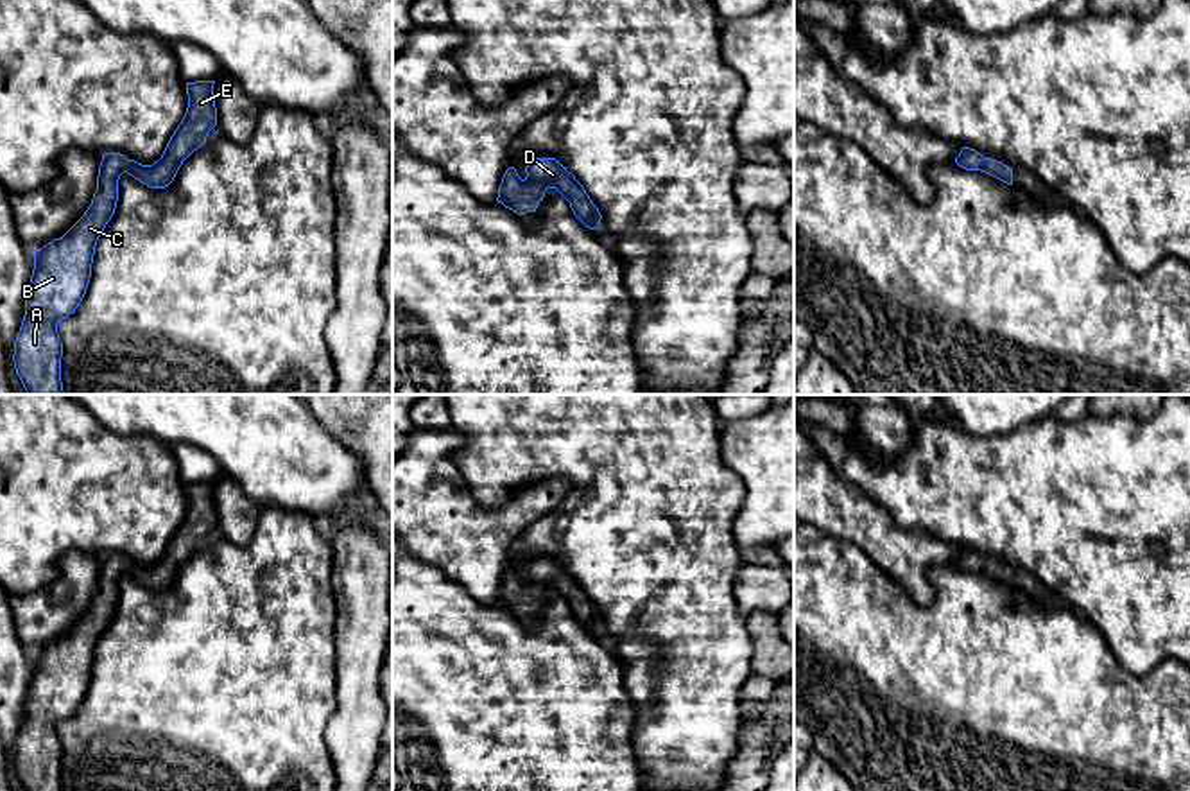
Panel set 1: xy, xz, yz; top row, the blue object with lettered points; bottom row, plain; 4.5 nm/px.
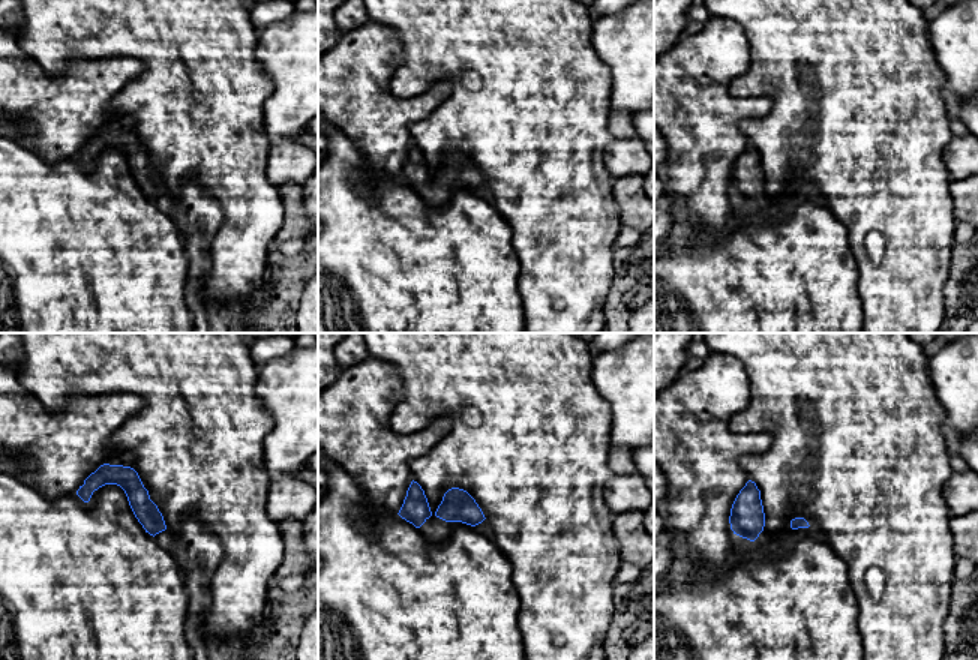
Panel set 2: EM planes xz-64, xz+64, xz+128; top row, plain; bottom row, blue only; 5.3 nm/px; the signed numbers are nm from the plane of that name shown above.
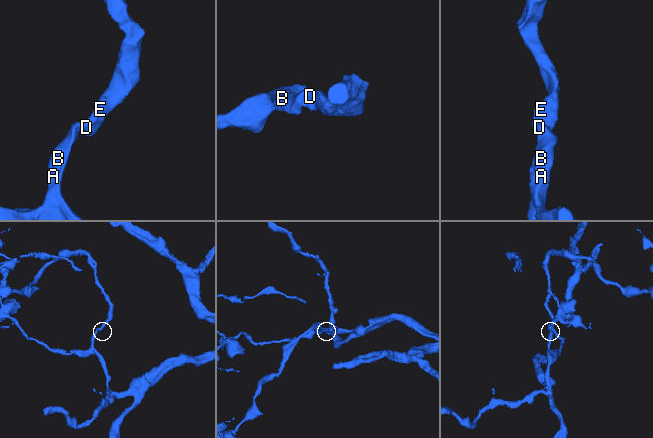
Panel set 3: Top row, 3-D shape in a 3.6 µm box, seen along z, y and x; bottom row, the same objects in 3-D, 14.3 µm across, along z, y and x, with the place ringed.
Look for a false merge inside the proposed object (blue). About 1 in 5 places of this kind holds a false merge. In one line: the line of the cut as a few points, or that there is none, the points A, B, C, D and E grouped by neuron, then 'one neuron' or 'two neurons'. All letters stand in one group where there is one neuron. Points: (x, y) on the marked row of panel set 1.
no cut; A B C D E; one neuron

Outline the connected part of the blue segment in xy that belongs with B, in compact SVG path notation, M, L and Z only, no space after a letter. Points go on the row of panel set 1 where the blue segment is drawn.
M215 81L186 83L186 113L152 165L127 160L120 152L104 154L97 192L84 215L63 237L32 251L34 269L13 355L27 395L65 395L57 323L73 314L86 294L97 240L116 208L120 176L127 172L151 188L168 187L183 161L206 143L217 126L213 84Z

